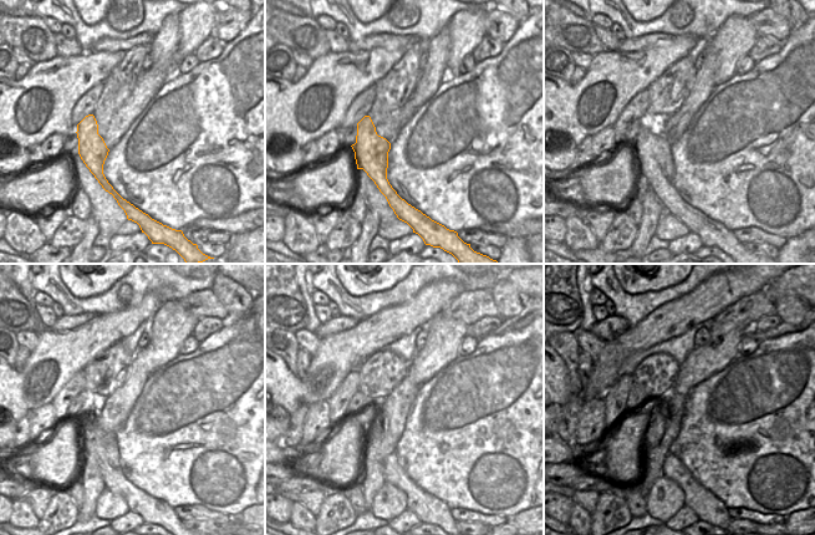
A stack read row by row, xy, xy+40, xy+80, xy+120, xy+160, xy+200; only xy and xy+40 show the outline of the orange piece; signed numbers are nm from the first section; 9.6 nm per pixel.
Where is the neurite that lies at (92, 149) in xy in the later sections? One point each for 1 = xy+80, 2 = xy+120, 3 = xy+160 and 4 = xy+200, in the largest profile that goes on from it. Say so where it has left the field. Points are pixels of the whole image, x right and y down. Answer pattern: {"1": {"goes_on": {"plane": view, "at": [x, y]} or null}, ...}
{"1": {"goes_on": {"plane": "xy+80", "at": [653, 157]}}, "2": {"goes_on": {"plane": "xy+120", "at": [100, 446]}}, "3": {"goes_on": {"plane": "xy+160", "at": [429, 509]}}, "4": {"goes_on": {"plane": "xy+200", "at": [708, 508]}}}

